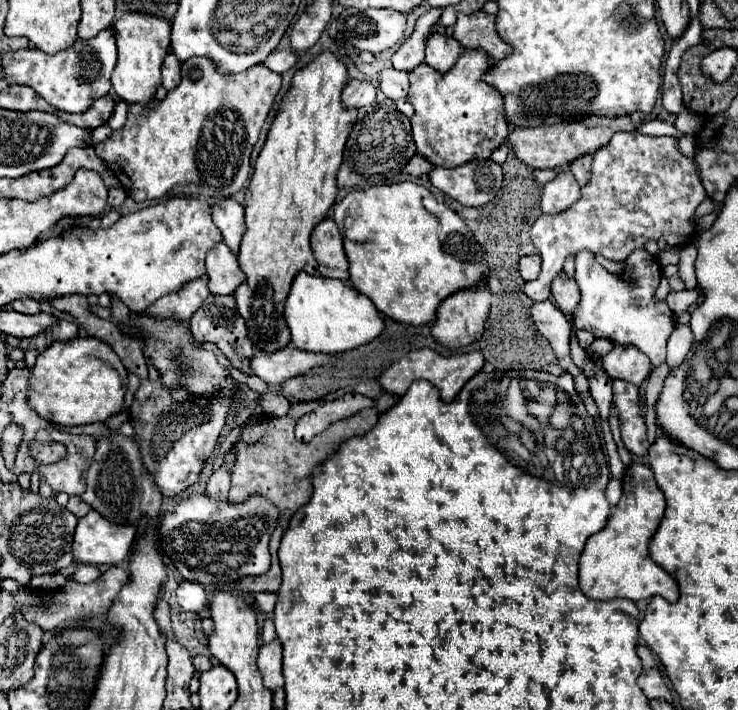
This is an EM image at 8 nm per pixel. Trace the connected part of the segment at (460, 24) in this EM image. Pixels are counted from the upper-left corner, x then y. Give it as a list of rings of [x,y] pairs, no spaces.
[[[479,10],[475,14],[459,14],[453,30],[453,38],[465,48],[483,48],[493,60],[503,60],[513,52],[511,44],[505,44],[495,30],[495,16]]]

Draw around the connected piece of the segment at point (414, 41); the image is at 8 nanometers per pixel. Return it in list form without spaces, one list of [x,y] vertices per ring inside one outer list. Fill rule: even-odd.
[[[431,8],[427,14],[423,14],[417,24],[413,34],[399,46],[399,50],[393,54],[393,68],[411,72],[425,60],[425,40],[433,28],[433,24],[441,18],[441,8]]]

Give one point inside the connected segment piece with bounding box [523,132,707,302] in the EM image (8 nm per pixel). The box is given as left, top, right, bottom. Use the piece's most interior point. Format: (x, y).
(642, 188)

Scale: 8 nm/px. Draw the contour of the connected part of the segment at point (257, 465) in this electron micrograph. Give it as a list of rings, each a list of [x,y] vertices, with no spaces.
[[[295,402],[291,404],[289,412],[285,416],[263,416],[261,420],[247,420],[243,422],[241,428],[241,436],[237,438],[237,444],[233,444],[233,466],[231,466],[231,490],[229,490],[229,502],[231,504],[241,504],[245,502],[249,496],[265,496],[267,500],[271,500],[277,510],[279,510],[279,522],[277,528],[271,536],[269,548],[271,548],[271,570],[265,576],[253,576],[253,578],[245,578],[243,582],[235,584],[237,594],[247,594],[247,592],[277,592],[281,586],[281,568],[279,568],[279,560],[277,560],[277,548],[281,542],[283,532],[287,530],[289,518],[303,506],[309,502],[311,494],[313,494],[313,486],[311,486],[311,472],[313,466],[323,462],[323,458],[327,458],[341,440],[357,436],[357,434],[365,434],[369,432],[379,416],[379,410],[375,406],[365,408],[349,418],[337,420],[333,422],[325,432],[313,436],[307,444],[299,442],[293,436],[293,426],[297,422],[297,418],[301,418],[307,410],[307,402]]]

